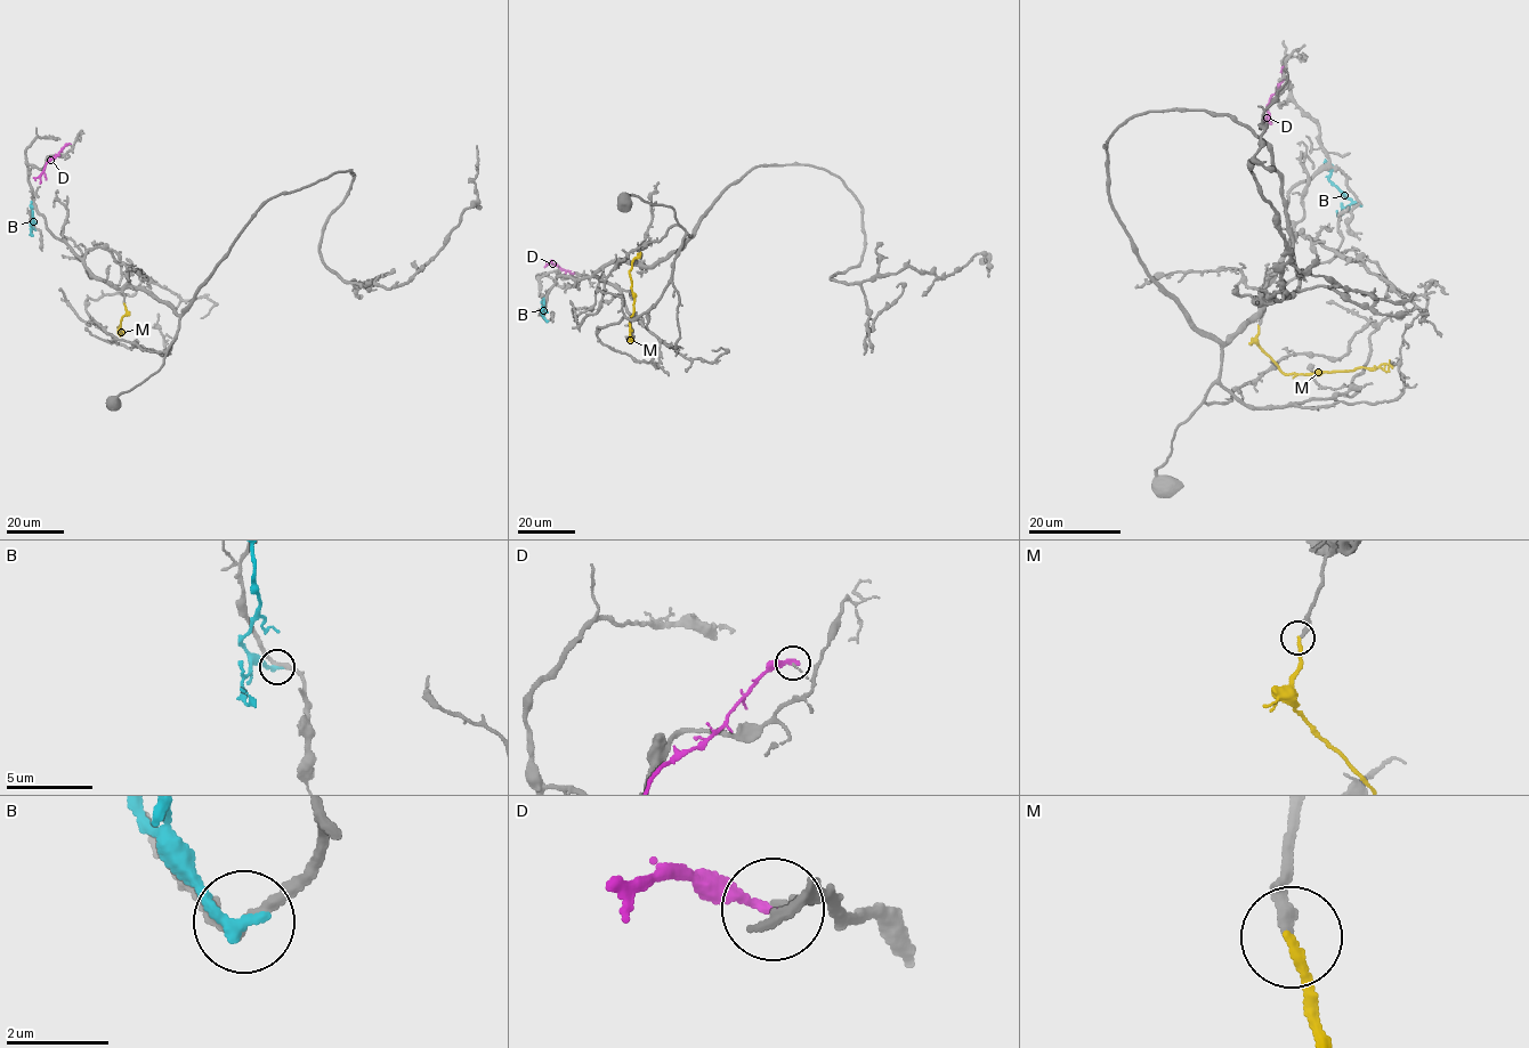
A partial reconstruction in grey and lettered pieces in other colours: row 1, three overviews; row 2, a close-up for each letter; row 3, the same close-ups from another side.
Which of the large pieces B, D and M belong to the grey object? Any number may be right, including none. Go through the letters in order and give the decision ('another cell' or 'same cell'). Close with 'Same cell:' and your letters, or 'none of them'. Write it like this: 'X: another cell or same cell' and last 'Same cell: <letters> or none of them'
B: another cell
D: another cell
M: same cell
Same cell: M

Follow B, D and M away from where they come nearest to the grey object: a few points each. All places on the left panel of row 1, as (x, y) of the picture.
B: (37, 229), (31, 225), (33, 219), (31, 203)
D: (70, 144), (46, 164), (40, 184)
M: (124, 303), (127, 311), (119, 334), (123, 332), (119, 327), (122, 330)

